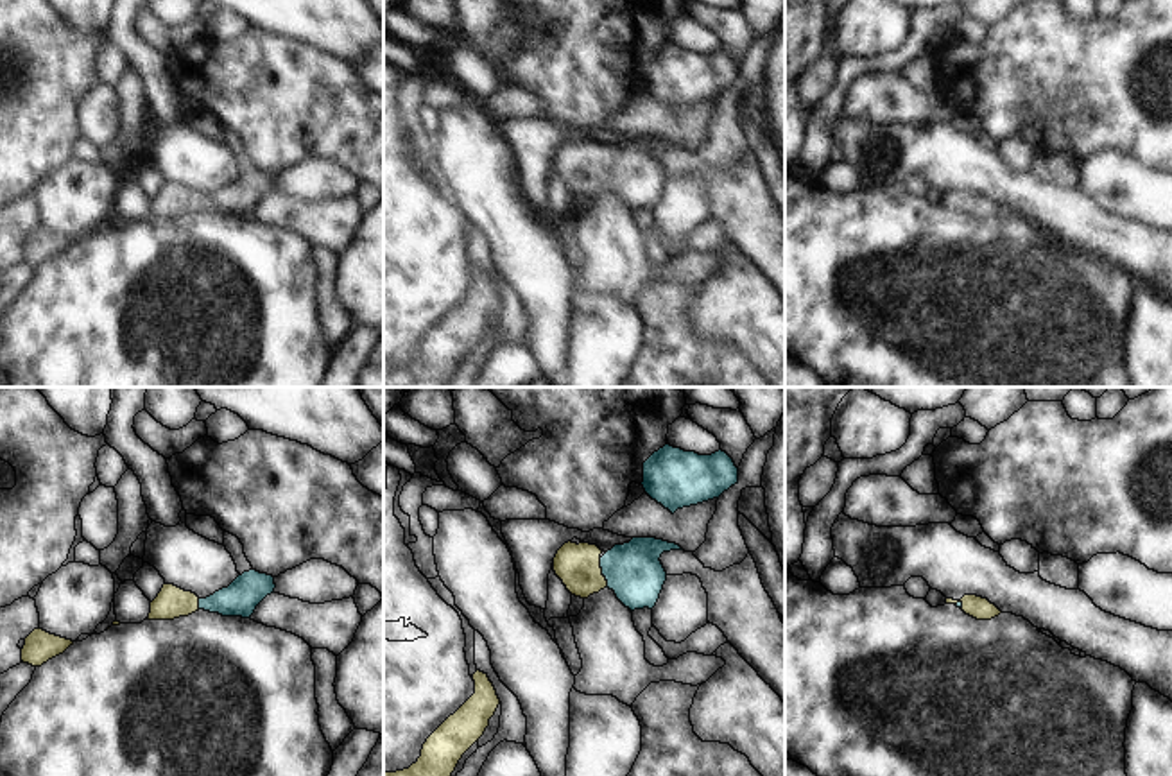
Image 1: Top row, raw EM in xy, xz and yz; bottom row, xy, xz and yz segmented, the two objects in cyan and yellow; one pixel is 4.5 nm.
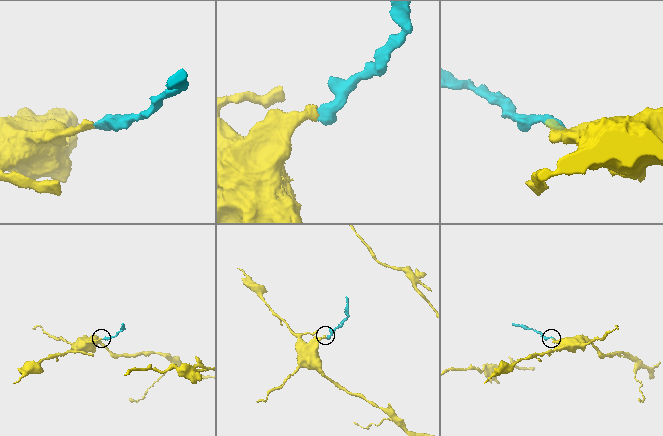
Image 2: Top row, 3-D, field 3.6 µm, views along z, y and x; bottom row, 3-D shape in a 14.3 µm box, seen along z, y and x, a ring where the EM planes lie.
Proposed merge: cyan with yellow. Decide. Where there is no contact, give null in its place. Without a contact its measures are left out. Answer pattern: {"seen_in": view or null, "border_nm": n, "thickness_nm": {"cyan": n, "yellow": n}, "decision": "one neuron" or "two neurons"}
{"seen_in": "xz", "border_nm": 140, "thickness_nm": {"cyan": 260, "yellow": 190}, "decision": "one neuron"}

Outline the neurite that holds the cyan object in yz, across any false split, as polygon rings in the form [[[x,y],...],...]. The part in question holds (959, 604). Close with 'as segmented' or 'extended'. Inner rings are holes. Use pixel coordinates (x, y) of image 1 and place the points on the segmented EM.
[[[964,595],[961,600],[946,599],[946,604],[955,604],[966,615],[969,615],[977,620],[991,620],[991,618],[995,618],[1002,613],[987,599],[982,599],[982,597],[977,597],[977,595]]] | extended

